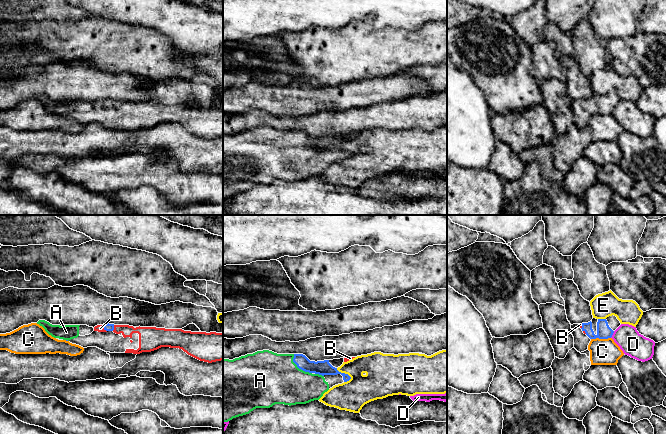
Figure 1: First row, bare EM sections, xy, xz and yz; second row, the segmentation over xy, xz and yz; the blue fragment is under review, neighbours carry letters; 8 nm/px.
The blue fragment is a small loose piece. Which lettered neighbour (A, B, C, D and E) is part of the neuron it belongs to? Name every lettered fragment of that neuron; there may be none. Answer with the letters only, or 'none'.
A, B

